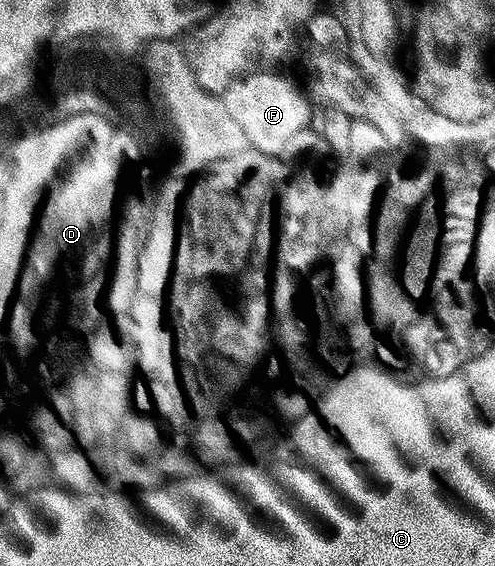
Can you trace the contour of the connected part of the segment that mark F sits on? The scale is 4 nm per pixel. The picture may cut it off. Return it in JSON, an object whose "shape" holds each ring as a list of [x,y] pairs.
{"shape":[[[252,72],[236,79],[225,93],[227,107],[233,112],[237,124],[245,132],[248,143],[263,154],[283,156],[287,154],[293,136],[301,128],[311,126],[312,99],[302,85],[275,72]]]}

